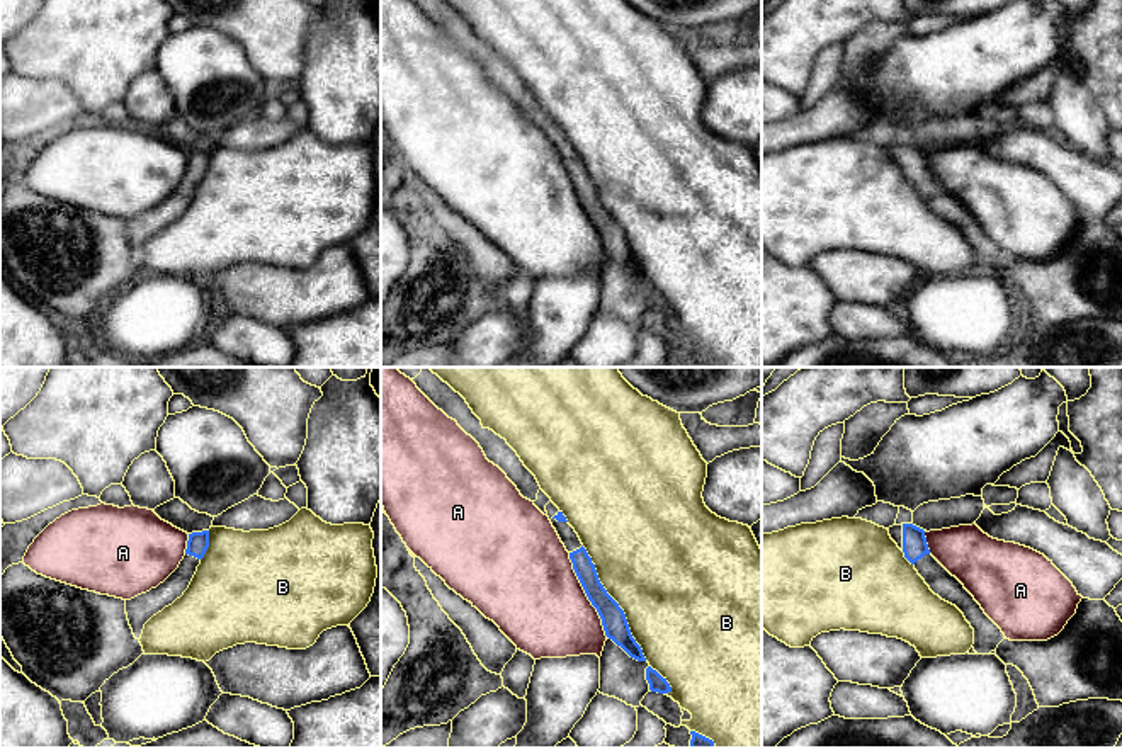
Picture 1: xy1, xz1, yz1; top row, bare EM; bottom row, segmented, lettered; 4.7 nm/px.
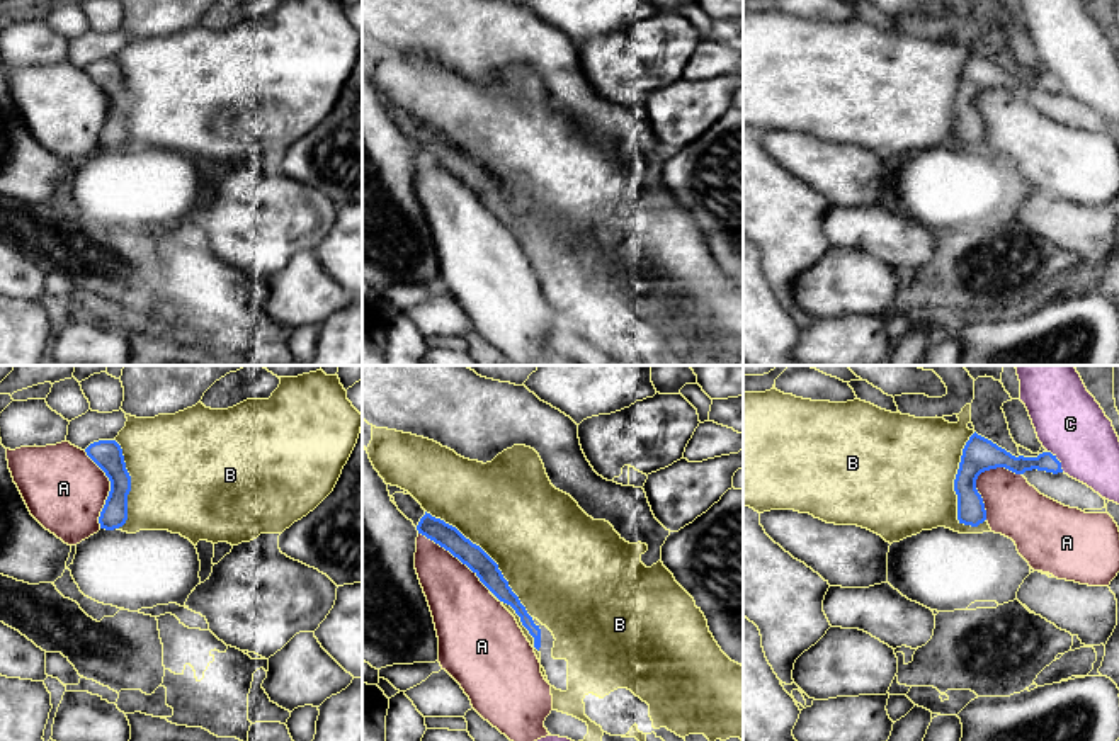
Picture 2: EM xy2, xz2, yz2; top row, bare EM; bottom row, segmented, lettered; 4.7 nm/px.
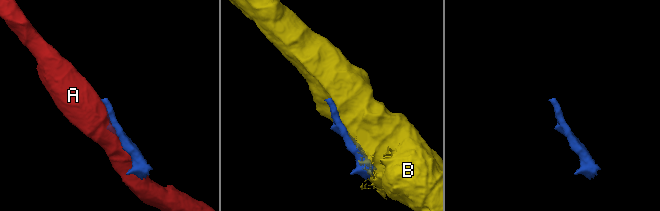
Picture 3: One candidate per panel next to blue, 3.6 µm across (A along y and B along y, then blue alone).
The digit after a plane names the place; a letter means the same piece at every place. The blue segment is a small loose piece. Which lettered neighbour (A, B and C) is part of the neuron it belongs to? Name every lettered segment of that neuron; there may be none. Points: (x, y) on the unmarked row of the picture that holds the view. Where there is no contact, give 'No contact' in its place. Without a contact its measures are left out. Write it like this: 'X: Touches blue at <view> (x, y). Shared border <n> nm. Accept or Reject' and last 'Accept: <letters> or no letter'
A: Touches blue at yz2 (978, 94). Shared border 280 nm. Reject
B: Touches blue at xz2 (488, 175). Shared border 700 nm. Reject
C: Touches blue at yz2 (1058, 80). Shared border 130 nm. Reject
Accept: no letter

